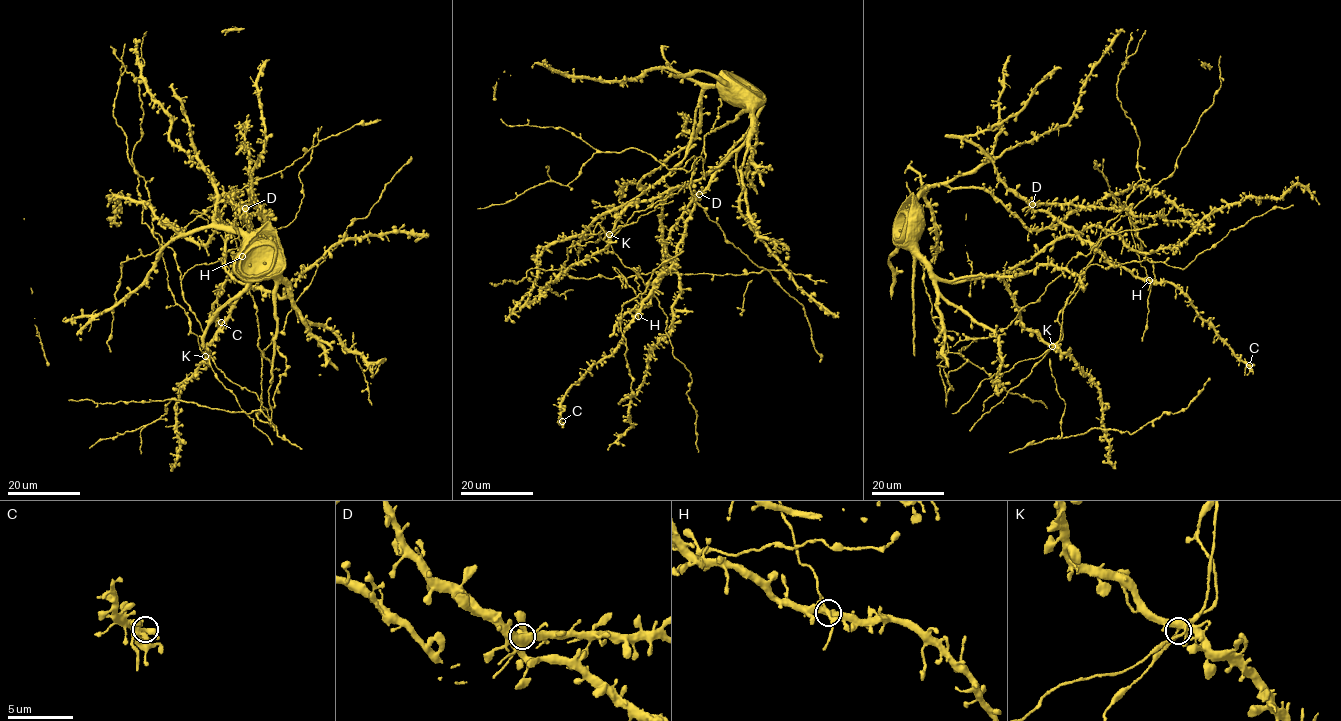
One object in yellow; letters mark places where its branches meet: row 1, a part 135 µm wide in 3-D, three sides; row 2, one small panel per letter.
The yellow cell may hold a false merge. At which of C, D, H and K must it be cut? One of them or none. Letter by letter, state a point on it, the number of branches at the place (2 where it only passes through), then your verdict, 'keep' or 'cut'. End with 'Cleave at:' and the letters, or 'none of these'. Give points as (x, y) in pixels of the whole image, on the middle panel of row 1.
C: place (562, 421); branches 5; keep
D: place (699, 194); branches 5; keep
H: place (638, 316); branches 5; cut
K: place (609, 234); branches 5; keep
Cleave at: H

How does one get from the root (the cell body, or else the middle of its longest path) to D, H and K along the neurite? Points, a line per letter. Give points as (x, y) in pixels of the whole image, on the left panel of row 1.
D: (275, 262), (239, 251), (289, 293), (250, 287), (207, 353), (181, 278), (246, 247), (245, 208)
H: (275, 262), (239, 251), (289, 293), (250, 287), (207, 353), (181, 278), (232, 249), (241, 247), (241, 256)
K: (275, 262), (239, 251), (267, 266), (289, 293), (280, 297), (250, 287), (205, 356)

